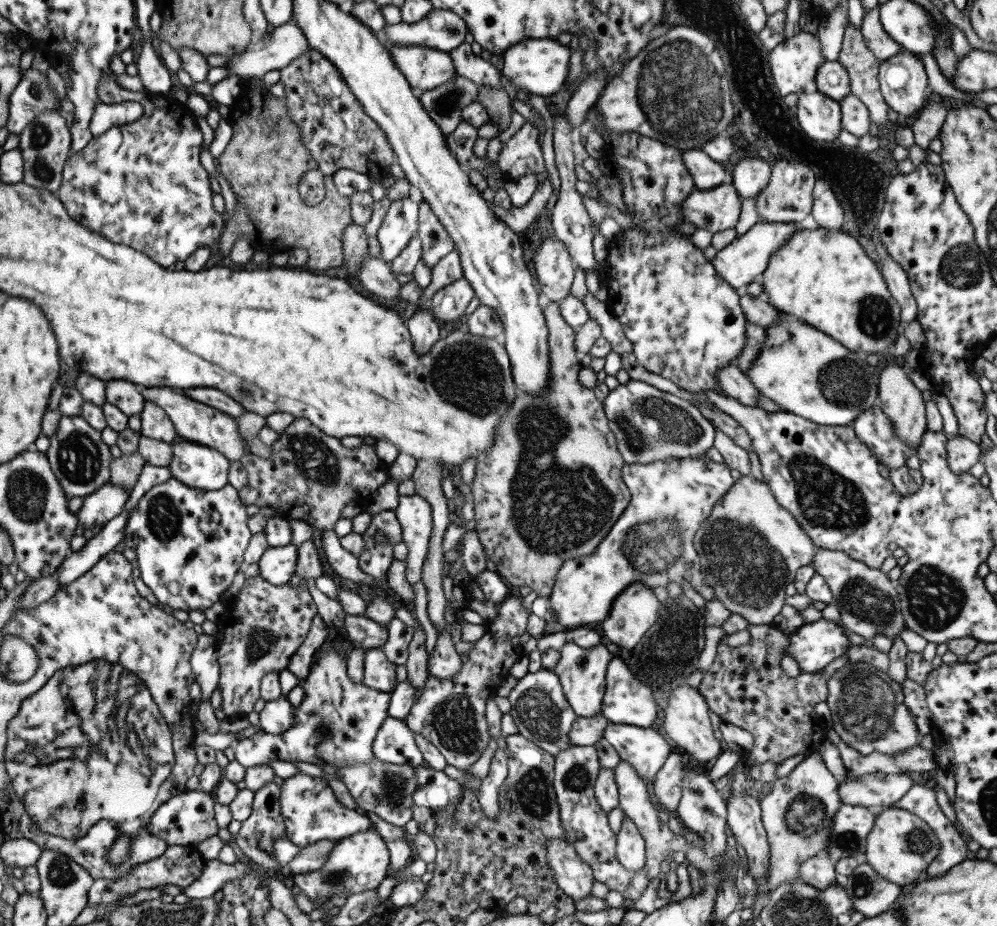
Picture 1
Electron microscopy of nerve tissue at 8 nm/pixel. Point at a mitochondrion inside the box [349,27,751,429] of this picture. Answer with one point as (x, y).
(678, 90)

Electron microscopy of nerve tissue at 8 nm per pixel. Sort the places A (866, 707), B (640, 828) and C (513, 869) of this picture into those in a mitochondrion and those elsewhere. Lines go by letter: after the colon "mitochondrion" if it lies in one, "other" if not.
A: mitochondrion
B: other
C: other

